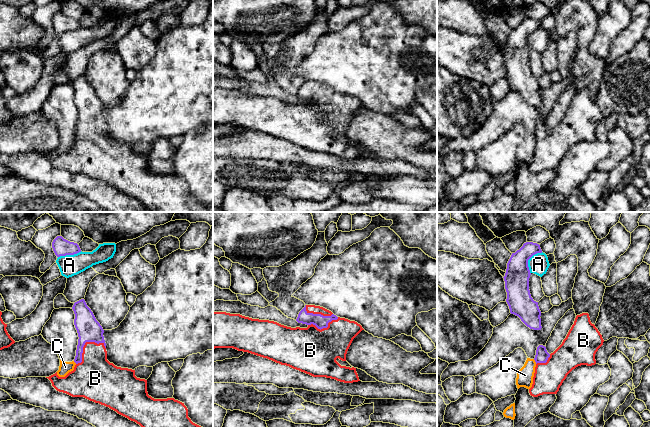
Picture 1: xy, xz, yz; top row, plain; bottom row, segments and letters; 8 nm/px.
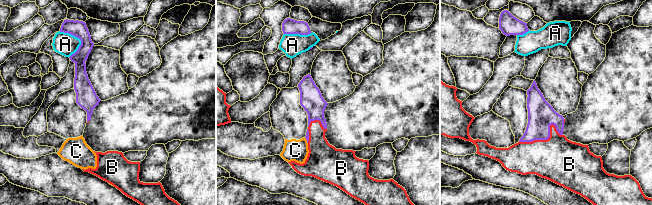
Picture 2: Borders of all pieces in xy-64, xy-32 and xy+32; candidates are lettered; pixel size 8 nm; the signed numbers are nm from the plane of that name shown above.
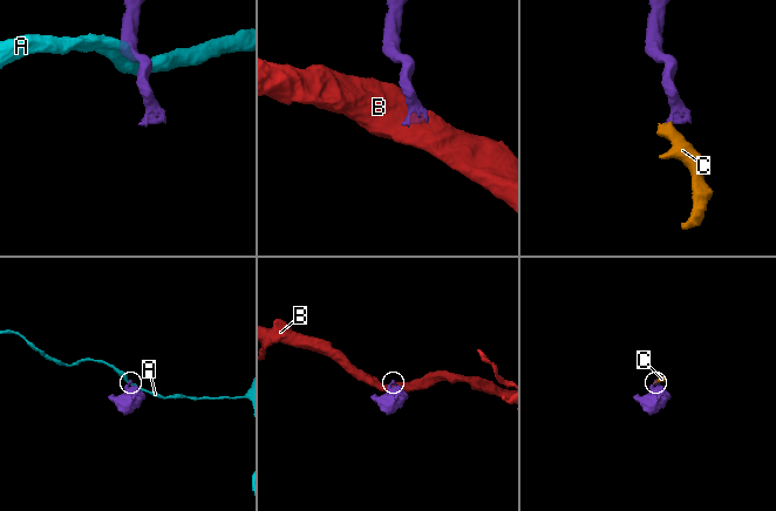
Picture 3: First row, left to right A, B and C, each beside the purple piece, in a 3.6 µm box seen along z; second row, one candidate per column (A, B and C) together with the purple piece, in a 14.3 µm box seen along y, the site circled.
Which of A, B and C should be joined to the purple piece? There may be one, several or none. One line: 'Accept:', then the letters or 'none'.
Accept: B

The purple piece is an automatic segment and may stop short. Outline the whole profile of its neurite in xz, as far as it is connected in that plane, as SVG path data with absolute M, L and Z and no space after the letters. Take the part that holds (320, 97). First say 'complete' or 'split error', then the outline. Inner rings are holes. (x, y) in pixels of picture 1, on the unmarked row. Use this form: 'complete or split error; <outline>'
split error; M305 81L296 95L307 104L291 104L274 97L252 95L240 90L213 88L213 125L233 124L267 134L313 153L326 153L344 159L358 158L356 144L341 142L336 135L346 137L353 115L364 106L360 100L334 91L315 81Z

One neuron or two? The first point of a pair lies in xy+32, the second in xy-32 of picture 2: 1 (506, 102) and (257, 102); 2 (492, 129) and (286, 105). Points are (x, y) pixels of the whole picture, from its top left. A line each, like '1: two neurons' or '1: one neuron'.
1: two neurons
2: two neurons

